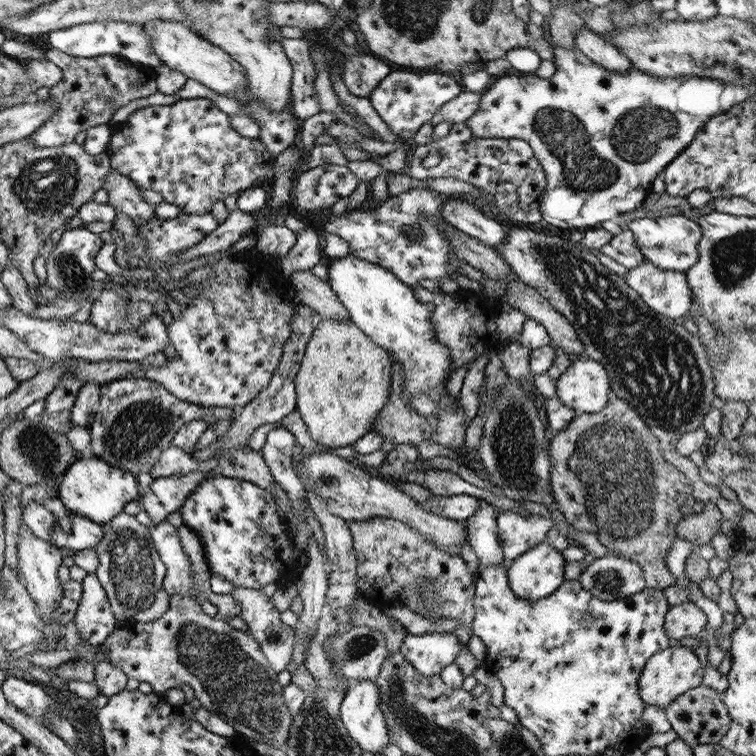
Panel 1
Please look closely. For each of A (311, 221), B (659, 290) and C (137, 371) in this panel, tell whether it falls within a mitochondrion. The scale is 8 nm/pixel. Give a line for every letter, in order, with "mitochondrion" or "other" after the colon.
A: other
B: mitochondrion
C: other

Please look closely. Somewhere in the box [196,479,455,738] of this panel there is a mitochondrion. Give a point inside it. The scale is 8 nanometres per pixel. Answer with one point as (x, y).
(357, 648)

